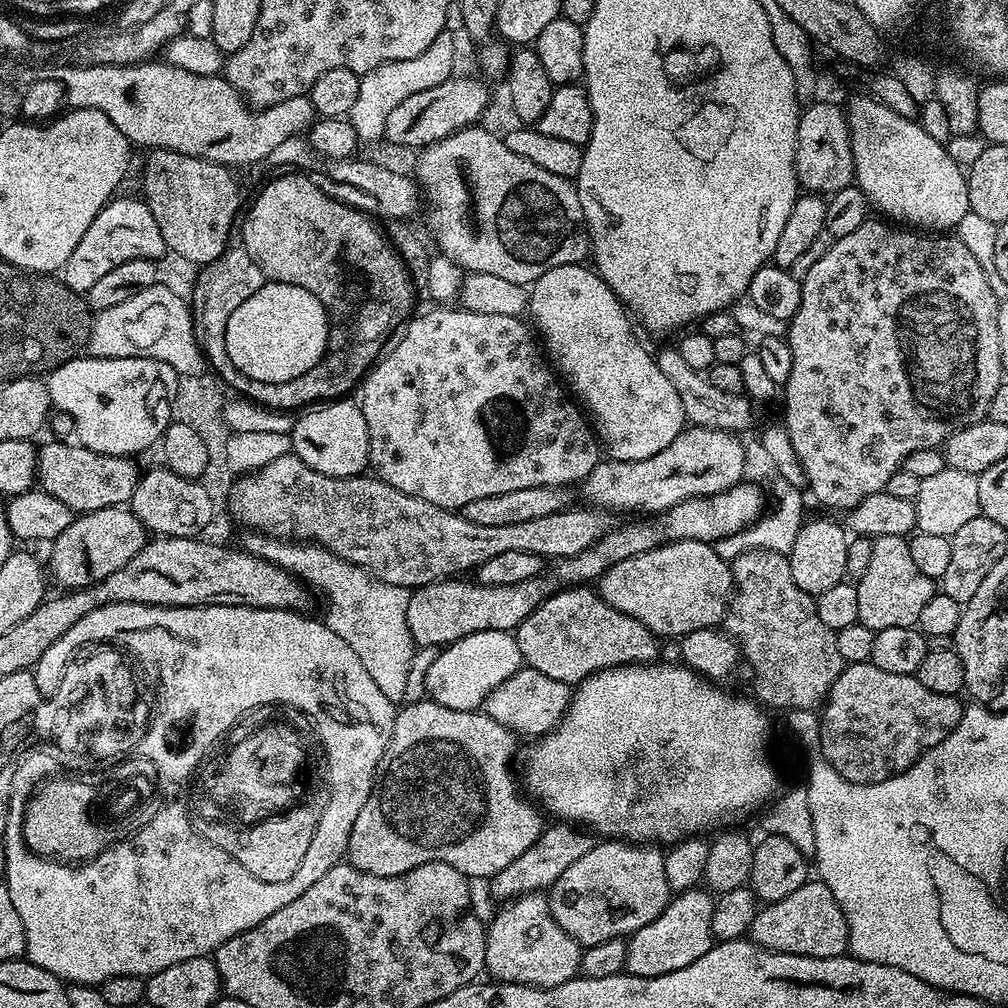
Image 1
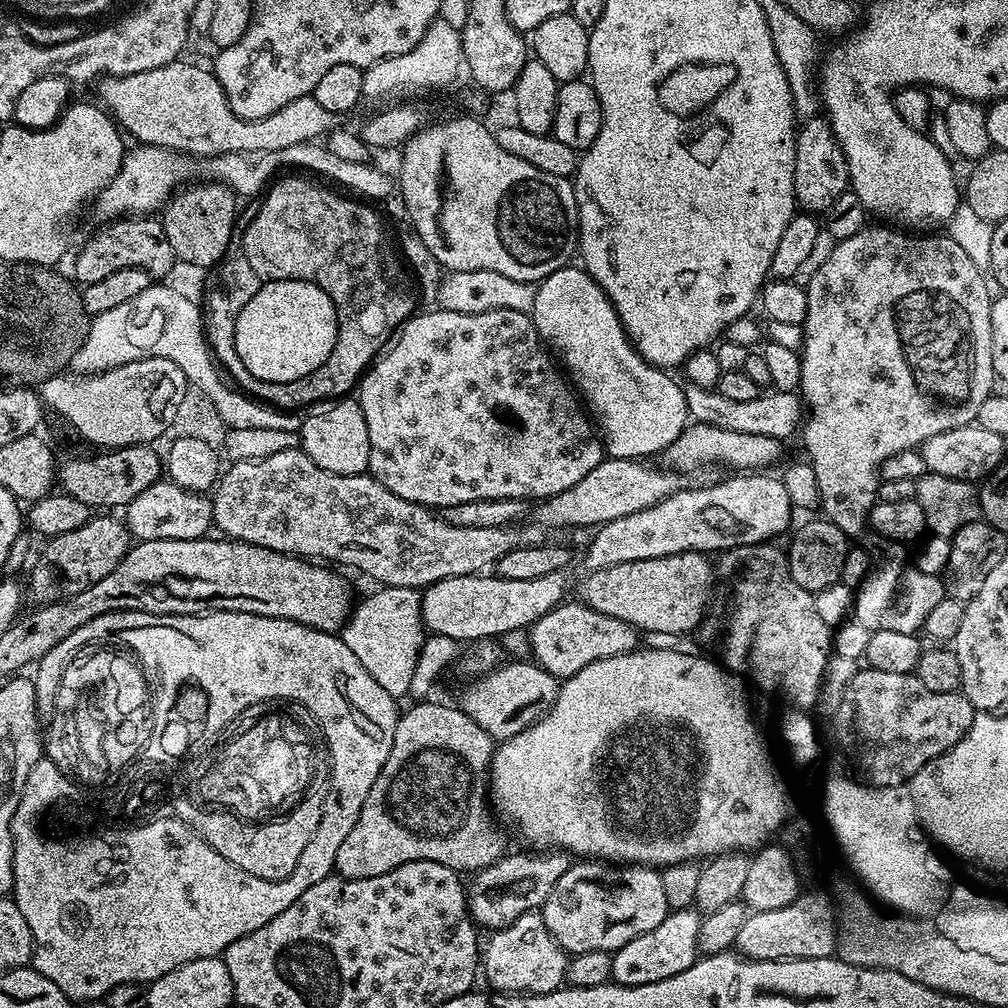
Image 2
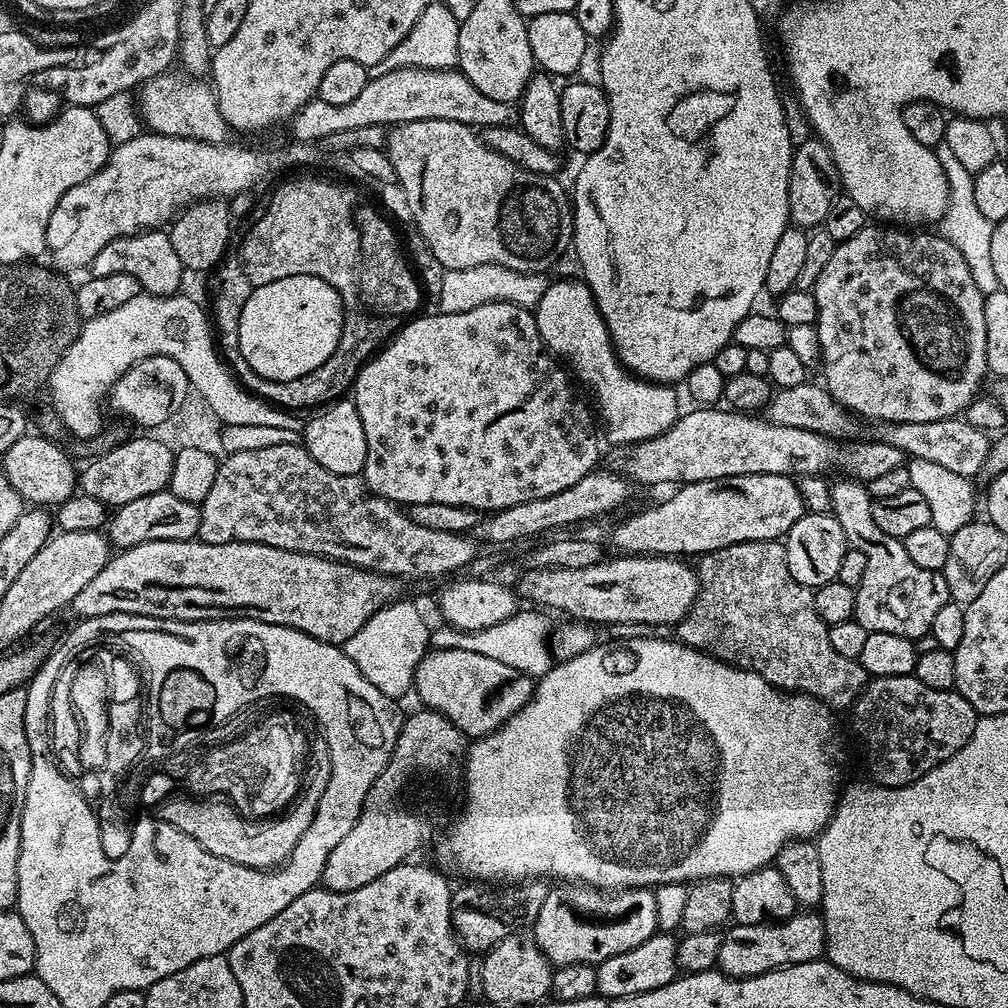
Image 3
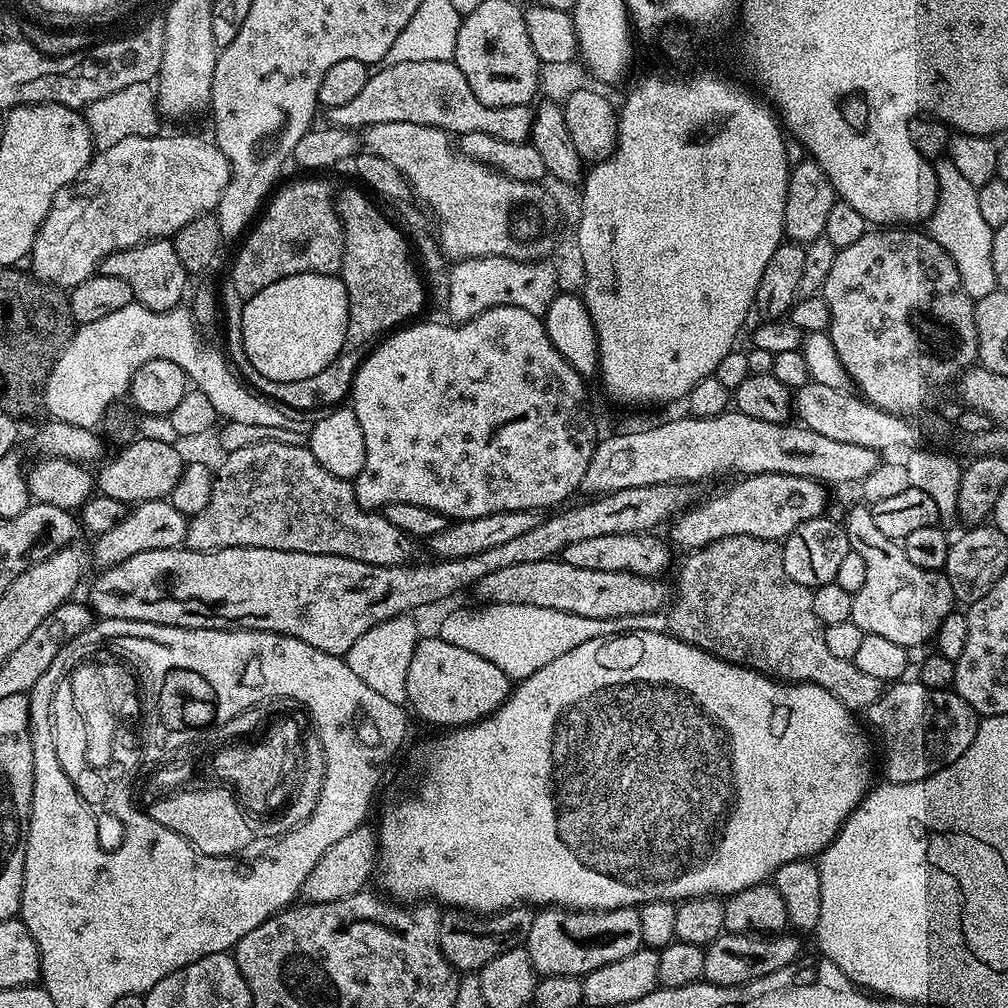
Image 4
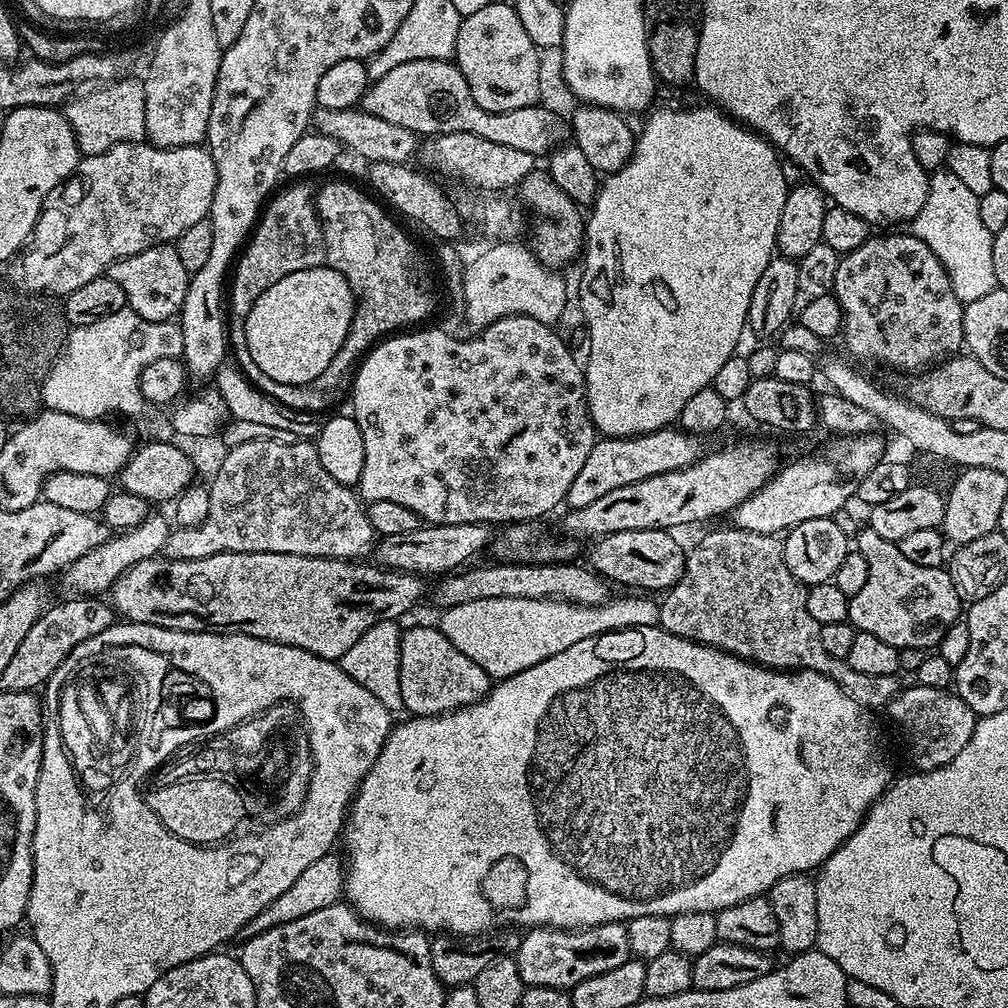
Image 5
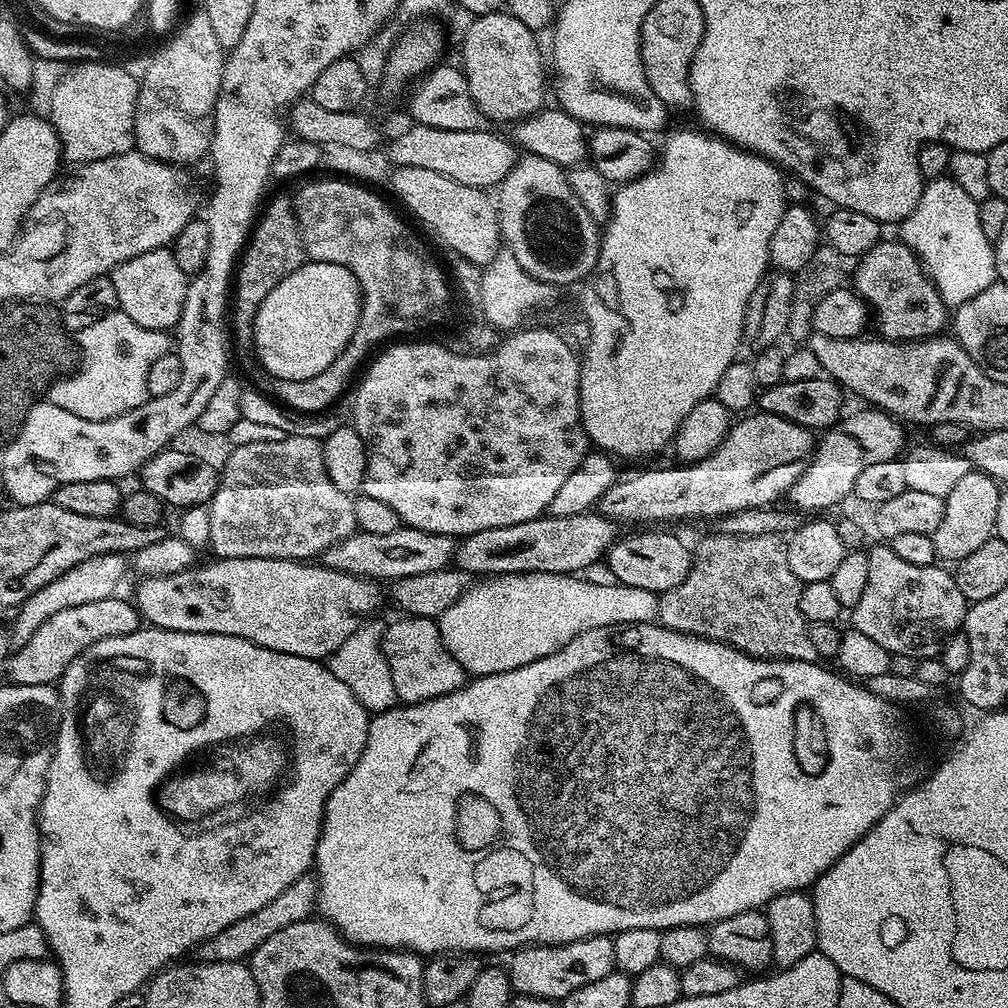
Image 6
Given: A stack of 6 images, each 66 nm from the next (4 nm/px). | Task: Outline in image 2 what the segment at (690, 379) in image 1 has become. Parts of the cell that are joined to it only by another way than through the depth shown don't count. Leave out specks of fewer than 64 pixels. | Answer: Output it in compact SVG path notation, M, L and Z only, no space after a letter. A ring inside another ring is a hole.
M688 384L684 388L684 397L689 417L697 424L710 424L728 430L738 430L744 434L762 434L781 442L787 441L787 436L795 428L797 431L801 427L806 416L805 401L796 392L764 390L759 396L750 398L750 402L734 402L716 388Z

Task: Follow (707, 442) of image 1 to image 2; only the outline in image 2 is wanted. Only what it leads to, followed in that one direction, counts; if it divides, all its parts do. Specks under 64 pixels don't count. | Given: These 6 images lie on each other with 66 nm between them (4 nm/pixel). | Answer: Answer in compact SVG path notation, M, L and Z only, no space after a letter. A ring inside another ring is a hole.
M643 459L601 460L598 466L594 466L594 470L590 470L590 474L586 474L586 478L582 478L582 482L570 486L570 490L562 490L562 494L554 494L539 501L534 508L535 523L549 530L588 527L591 529L614 518L626 518L626 514L638 514L638 510L646 510L662 502L662 498L673 496L685 487L686 480L681 473L664 466L651 468L648 464L650 463Z

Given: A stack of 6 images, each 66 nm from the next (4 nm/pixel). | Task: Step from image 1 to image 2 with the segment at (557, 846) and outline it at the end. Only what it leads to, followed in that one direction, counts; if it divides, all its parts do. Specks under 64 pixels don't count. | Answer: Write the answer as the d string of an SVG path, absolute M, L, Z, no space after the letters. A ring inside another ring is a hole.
M563 850L524 851L528 852L516 852L513 856L505 854L496 863L491 864L489 868L481 868L471 877L472 884L470 880L466 888L468 915L481 929L483 927L488 928L487 930L505 928L507 924L514 922L514 918L520 918L522 914L533 910L543 909L550 890L554 890L558 878L562 878L562 874L566 874L566 870L570 866L569 853Z

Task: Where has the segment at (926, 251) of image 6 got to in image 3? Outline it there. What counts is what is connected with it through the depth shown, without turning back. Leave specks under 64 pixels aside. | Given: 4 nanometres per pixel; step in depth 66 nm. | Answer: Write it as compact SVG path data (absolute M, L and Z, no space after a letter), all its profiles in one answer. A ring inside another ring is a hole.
M944 143L934 149L938 162L942 162L942 170L946 174L948 183L948 209L938 228L943 236L947 238L966 258L966 266L970 266L970 274L974 274L974 282L978 290L985 294L1001 291L998 282L998 274L994 274L994 261L990 258L990 238L994 227L993 221L988 220L978 211L978 205L974 199L975 175L961 166L958 157L950 151L950 146Z

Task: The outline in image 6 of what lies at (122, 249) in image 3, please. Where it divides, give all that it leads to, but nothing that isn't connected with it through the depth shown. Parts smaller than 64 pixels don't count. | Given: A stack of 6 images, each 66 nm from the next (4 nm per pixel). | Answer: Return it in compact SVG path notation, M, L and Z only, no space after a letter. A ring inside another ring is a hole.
M163 247L138 254L138 258L130 258L113 268L110 275L114 290L118 290L119 311L134 318L138 326L146 326L146 330L168 332L175 329L182 314L182 302L186 302L190 276L178 266L171 250Z

